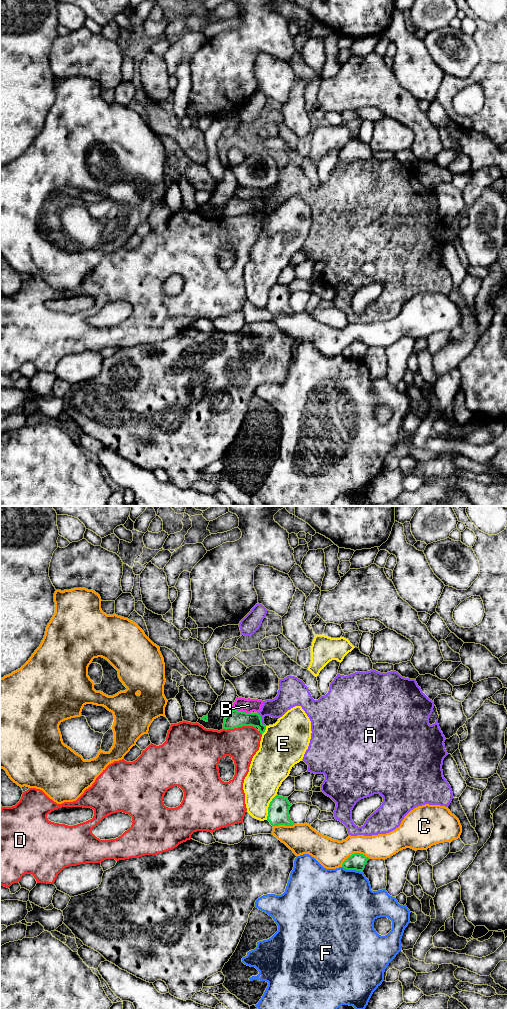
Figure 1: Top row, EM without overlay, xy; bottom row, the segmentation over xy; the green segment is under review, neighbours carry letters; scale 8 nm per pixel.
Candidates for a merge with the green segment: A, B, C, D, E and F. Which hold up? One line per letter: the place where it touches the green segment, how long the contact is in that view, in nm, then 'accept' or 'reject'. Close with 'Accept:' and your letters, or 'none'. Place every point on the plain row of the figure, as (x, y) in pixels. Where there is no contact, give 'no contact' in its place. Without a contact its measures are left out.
A: xy (261, 207) | 120 nm | reject
B: xy (241, 199) | 150 nm | reject
C: xy (354, 341) | 240 nm | reject
D: xy (238, 214) | 260 nm | reject
E: xy (268, 295) | 220 nm | reject
F: xy (352, 357) | 180 nm | reject
Accept: none

